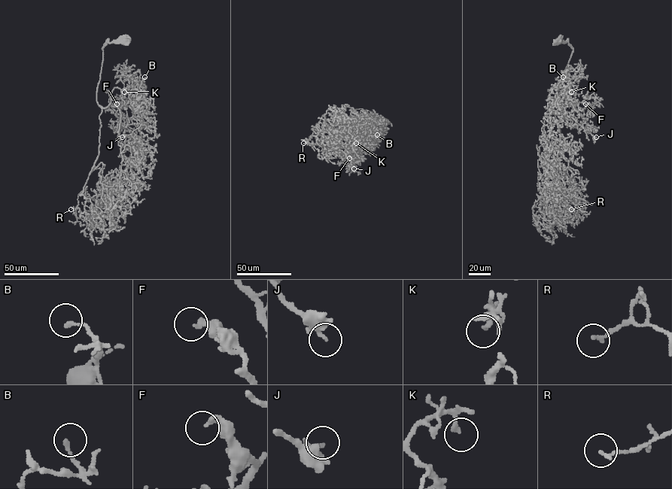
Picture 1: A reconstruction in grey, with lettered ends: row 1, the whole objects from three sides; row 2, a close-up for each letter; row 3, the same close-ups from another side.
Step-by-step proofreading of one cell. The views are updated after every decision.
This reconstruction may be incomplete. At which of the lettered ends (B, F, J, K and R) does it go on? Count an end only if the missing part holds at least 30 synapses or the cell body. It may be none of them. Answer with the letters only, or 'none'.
F

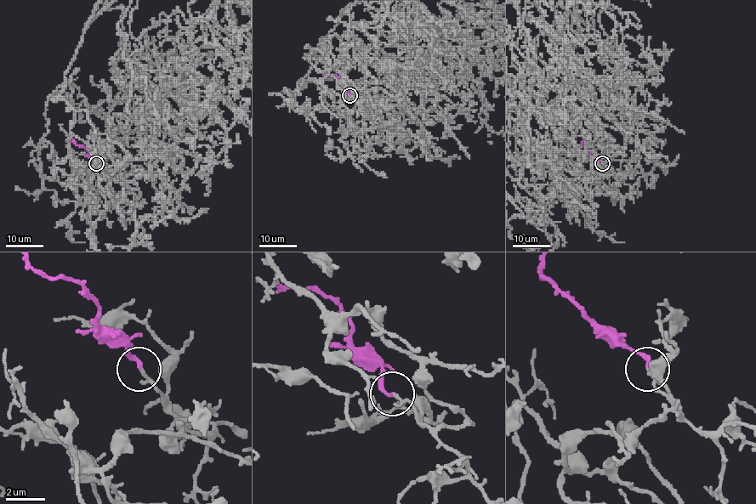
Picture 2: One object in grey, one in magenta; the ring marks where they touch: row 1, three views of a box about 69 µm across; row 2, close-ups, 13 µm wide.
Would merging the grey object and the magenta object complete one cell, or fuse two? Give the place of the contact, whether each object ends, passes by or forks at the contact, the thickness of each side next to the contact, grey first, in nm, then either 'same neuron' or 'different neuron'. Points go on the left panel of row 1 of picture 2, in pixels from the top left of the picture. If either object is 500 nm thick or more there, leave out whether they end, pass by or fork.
at (96, 163); grey ends there; magenta ends there; 170 nm thick on the grey side, 180 nm on the other; same neuron

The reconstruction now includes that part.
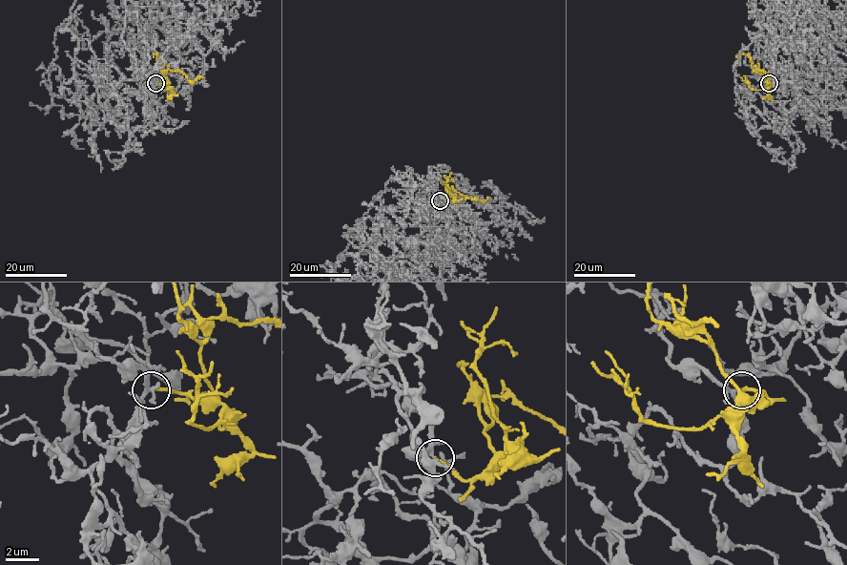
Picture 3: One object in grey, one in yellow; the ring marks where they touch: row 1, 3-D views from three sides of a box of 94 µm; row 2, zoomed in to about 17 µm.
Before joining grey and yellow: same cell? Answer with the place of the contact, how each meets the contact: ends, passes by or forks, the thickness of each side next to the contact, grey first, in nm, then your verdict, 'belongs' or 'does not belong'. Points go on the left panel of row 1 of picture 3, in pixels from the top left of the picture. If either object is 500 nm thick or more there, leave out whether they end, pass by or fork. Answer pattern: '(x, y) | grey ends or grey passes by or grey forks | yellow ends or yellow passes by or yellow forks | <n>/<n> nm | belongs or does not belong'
(155, 83) | grey forks | yellow ends | 160/190 nm | belongs

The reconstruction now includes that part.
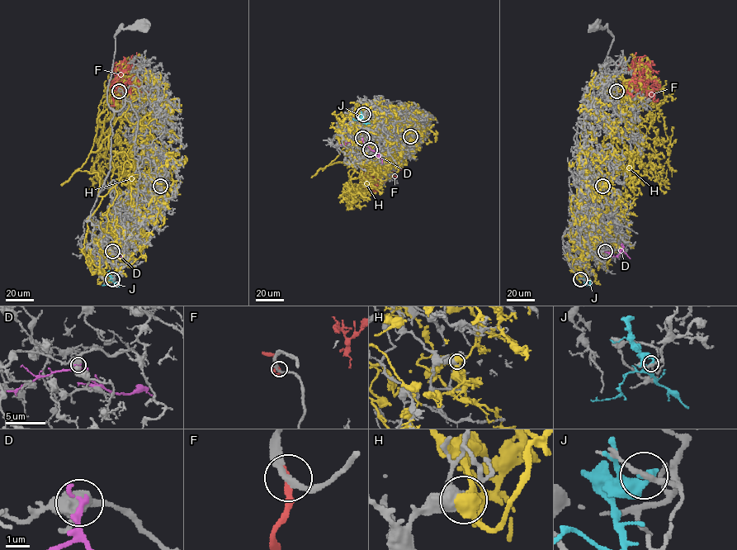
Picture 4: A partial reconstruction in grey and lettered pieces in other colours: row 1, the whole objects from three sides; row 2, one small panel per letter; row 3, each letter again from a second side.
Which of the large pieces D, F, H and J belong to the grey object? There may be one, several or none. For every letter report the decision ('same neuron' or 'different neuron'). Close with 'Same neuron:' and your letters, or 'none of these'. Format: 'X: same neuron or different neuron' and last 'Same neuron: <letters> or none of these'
D: different neuron
F: same neuron
H: different neuron
J: different neuron
Same neuron: F

